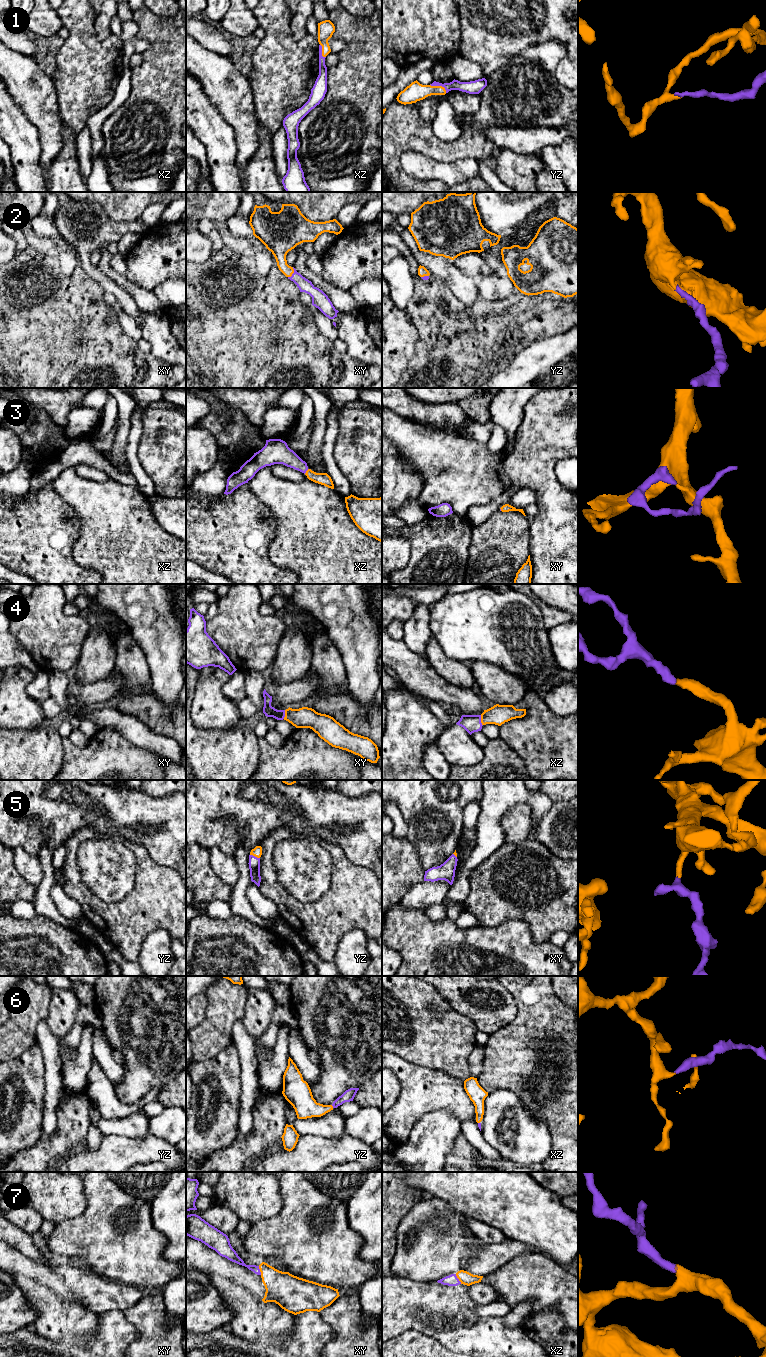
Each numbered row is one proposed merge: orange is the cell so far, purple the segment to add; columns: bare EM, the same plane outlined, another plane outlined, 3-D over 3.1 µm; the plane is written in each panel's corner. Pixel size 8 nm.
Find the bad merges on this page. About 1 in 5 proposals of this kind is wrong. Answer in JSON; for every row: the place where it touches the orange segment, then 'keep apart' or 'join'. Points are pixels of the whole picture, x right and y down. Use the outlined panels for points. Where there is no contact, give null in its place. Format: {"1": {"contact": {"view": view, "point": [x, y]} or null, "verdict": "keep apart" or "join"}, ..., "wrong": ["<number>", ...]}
{"1": {"contact": {"view": "yz", "point": [439, 86]}, "verdict": "join"}, "2": {"contact": {"view": "xy", "point": [293, 272]}, "verdict": "join"}, "3": {"contact": {"view": "xz", "point": [306, 471]}, "verdict": "join"}, "4": {"contact": {"view": "xz", "point": [481, 720]}, "verdict": "join"}, "5": {"contact": {"view": "yz", "point": [255, 856]}, "verdict": "join"}, "6": {"contact": {"view": "yz", "point": [332, 1106]}, "verdict": "join"}, "7": {"contact": {"view": "xz", "point": [458, 1278]}, "verdict": "join"}, "wrong": []}

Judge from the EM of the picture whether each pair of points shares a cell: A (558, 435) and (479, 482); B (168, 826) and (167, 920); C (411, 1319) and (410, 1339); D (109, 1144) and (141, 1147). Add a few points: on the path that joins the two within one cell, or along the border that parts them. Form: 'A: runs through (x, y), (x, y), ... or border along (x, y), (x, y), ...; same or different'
A: border along (505, 454), (502, 460), (502, 468), (512, 485); different
B: border along (148, 853), (155, 862), (170, 866), (175, 870); different
C: border along (433, 1337), (414, 1330), (405, 1330), (392, 1338); different
D: runs through (117, 1147), (133, 1147); same

